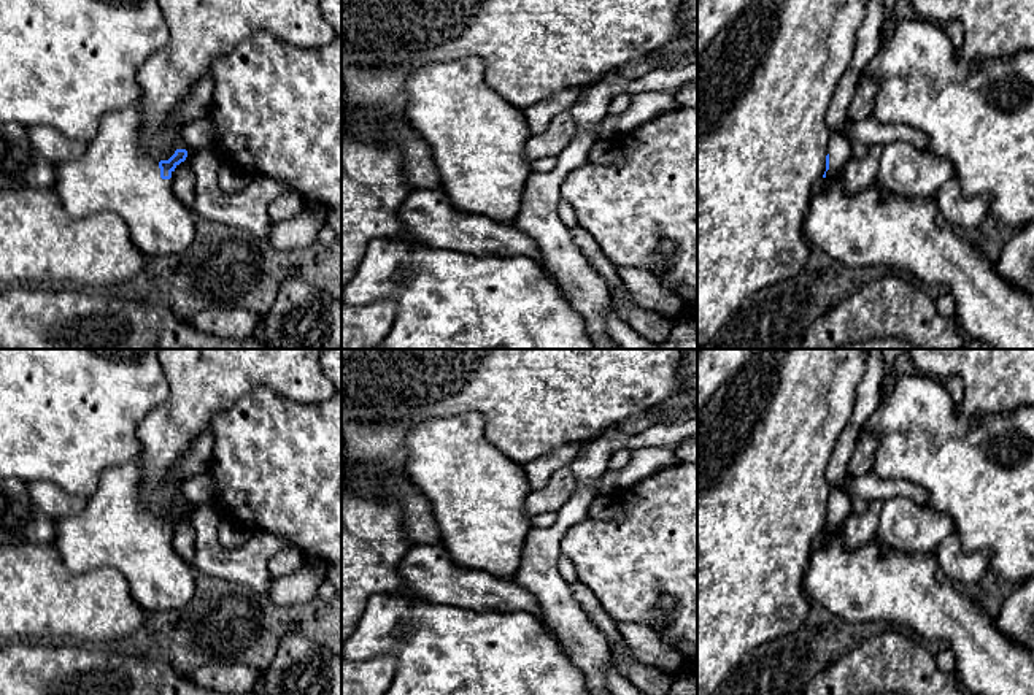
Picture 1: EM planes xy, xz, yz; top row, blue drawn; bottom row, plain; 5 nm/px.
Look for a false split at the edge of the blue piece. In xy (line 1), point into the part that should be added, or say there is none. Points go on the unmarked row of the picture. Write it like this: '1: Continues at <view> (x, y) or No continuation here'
1: Continues at xy (116, 529)

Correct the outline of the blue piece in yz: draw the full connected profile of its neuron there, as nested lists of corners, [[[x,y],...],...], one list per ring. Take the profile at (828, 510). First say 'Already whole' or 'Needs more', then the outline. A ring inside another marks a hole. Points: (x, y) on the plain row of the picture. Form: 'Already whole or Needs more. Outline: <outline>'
Needs more. Outline: [[[832,489],[823,530],[828,543],[810,554],[802,578],[807,598],[851,625],[883,622],[913,630],[926,644],[943,643],[955,655],[959,681],[974,695],[1034,695],[1034,651],[1002,636],[994,619],[982,614],[942,573],[934,554],[886,551],[877,536],[858,549],[847,549],[843,528],[851,513],[851,495],[843,489]]]

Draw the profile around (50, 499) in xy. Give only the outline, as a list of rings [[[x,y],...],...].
[[[35,481],[27,484],[27,487],[37,506],[54,520],[65,516],[75,516],[86,506],[84,498],[68,495],[52,482]]]

